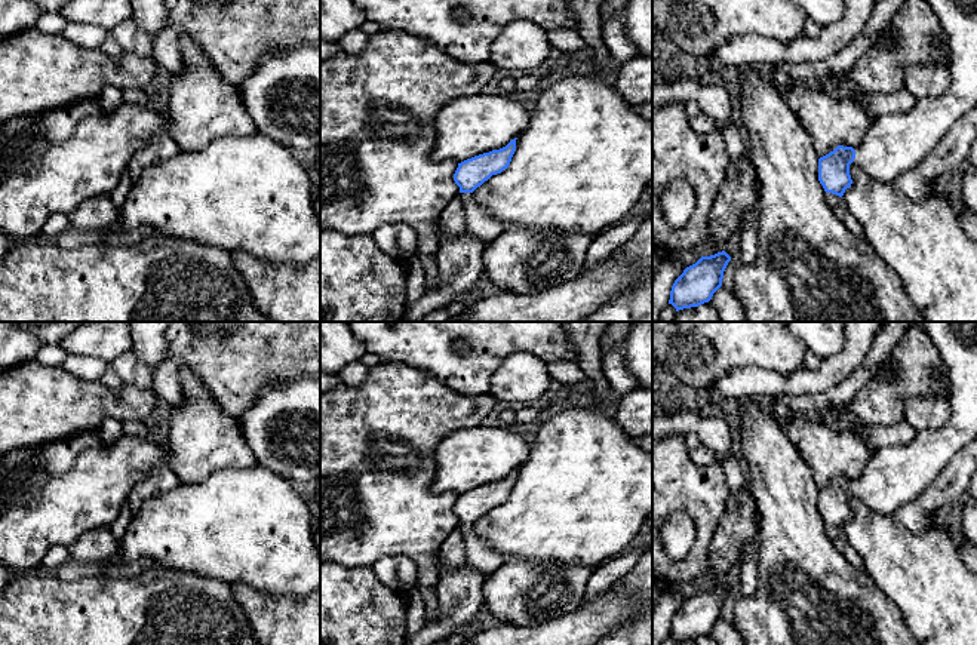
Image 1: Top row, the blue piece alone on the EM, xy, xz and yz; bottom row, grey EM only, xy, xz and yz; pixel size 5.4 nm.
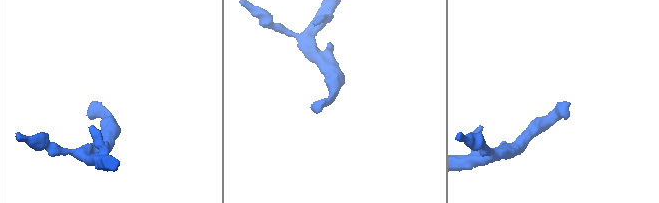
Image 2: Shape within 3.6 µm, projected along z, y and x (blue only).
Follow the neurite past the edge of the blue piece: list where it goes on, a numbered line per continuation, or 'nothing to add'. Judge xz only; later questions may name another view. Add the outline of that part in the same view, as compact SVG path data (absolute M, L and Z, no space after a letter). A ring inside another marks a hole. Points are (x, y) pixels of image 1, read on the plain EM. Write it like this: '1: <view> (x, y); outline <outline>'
1: xz (479, 555); outline M473 525L460 526L466 544L466 563L473 566L483 577L489 577L506 562L506 559L474 532Z

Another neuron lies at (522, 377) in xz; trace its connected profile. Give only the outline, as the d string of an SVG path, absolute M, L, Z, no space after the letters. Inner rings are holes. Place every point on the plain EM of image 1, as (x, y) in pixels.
M529 351L507 356L491 377L489 394L498 402L532 402L552 383L547 362Z

